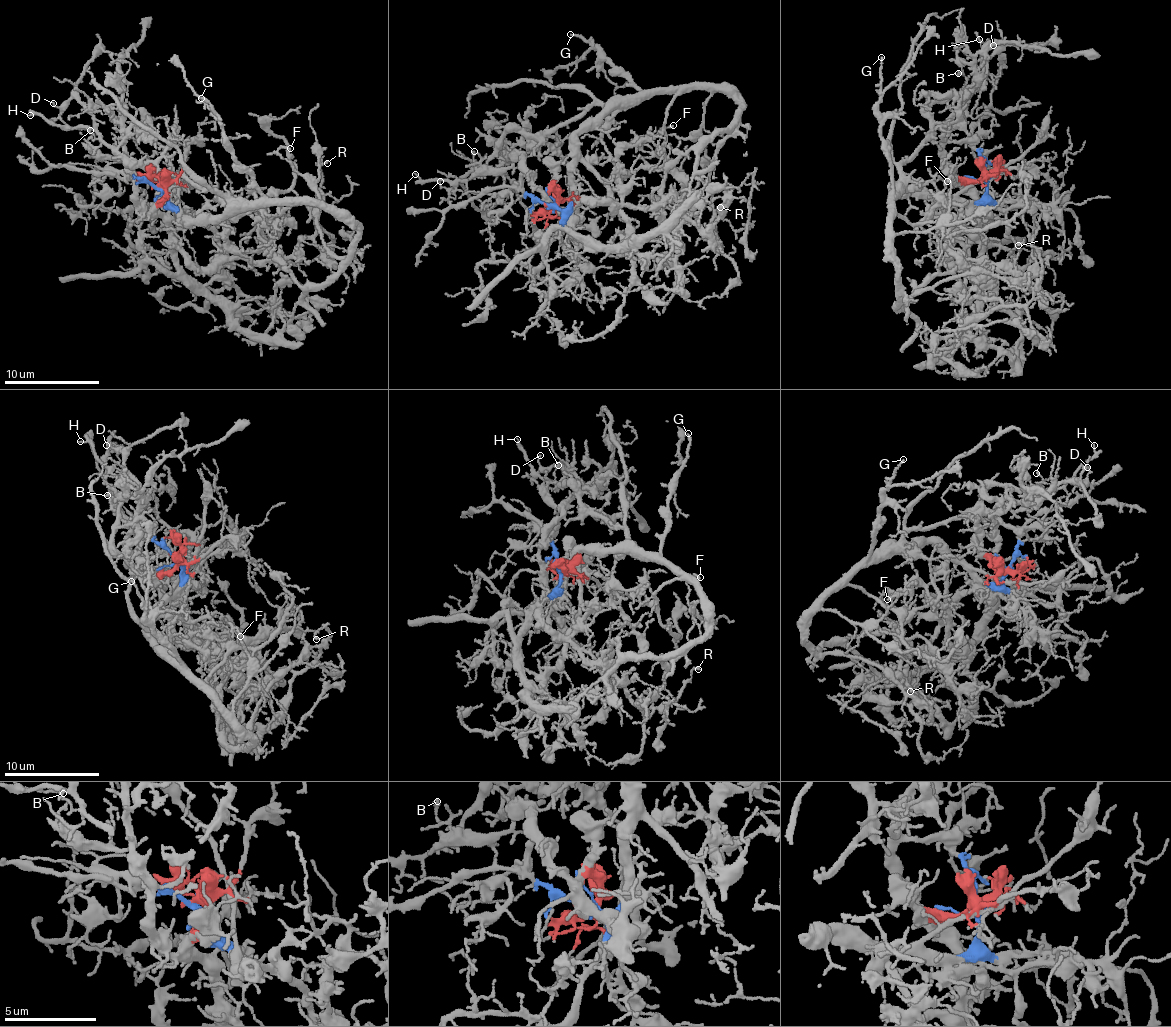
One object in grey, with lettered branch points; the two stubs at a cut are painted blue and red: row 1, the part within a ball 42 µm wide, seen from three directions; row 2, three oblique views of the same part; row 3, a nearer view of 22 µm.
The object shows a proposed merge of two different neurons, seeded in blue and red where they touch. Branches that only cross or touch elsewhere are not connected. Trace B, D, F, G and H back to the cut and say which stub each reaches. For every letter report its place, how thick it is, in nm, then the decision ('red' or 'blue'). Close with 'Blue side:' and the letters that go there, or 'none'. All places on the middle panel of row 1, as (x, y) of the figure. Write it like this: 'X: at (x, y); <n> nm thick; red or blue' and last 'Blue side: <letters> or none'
B: at (474, 151); 170 nm thick; blue
D: at (440, 181); 130 nm thick; blue
F: at (673, 125); 140 nm thick; blue
G: at (570, 34); 160 nm thick; blue
H: at (415, 174); 80 nm thick; blue
Blue side: B, D, F, G, H

